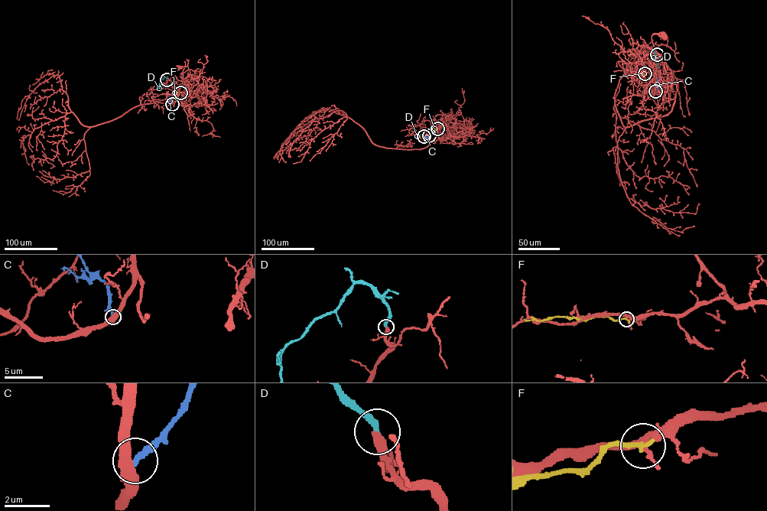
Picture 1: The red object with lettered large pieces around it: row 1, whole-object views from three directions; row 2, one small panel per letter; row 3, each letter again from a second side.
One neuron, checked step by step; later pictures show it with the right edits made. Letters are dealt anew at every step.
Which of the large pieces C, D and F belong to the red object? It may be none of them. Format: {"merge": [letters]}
{"merge": ["D"]}

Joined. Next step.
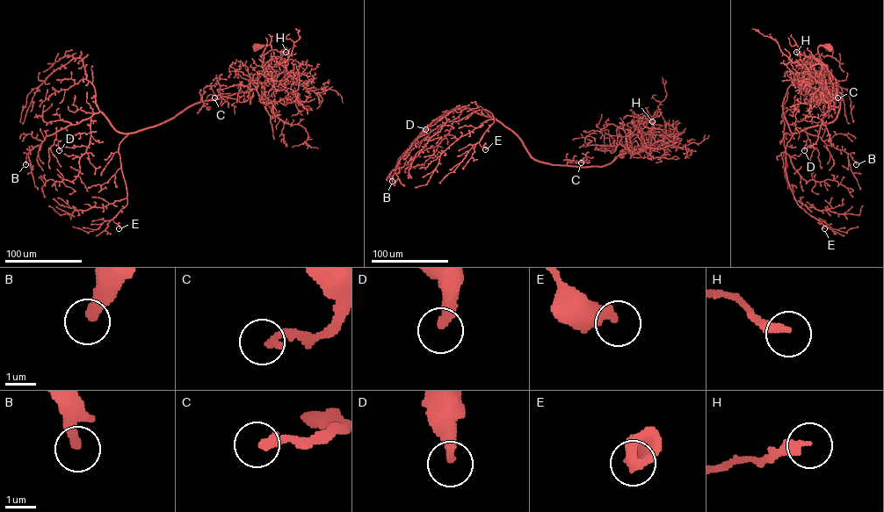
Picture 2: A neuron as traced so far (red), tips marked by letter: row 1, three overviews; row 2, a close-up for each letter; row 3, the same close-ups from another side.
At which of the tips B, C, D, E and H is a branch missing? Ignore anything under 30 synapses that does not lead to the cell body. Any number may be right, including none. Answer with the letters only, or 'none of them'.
none of them

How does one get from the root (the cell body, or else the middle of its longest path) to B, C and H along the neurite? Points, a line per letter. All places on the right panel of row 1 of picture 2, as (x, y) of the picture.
B: (827, 46), (817, 50), (841, 94), (836, 117), (793, 133), (782, 116), (849, 154), (856, 164)
C: (827, 46), (819, 46), (817, 51), (829, 82), (841, 94), (841, 100), (836, 99), (837, 85), (837, 97)
H: (827, 46), (821, 45), (817, 50), (828, 69), (800, 49), (796, 52)

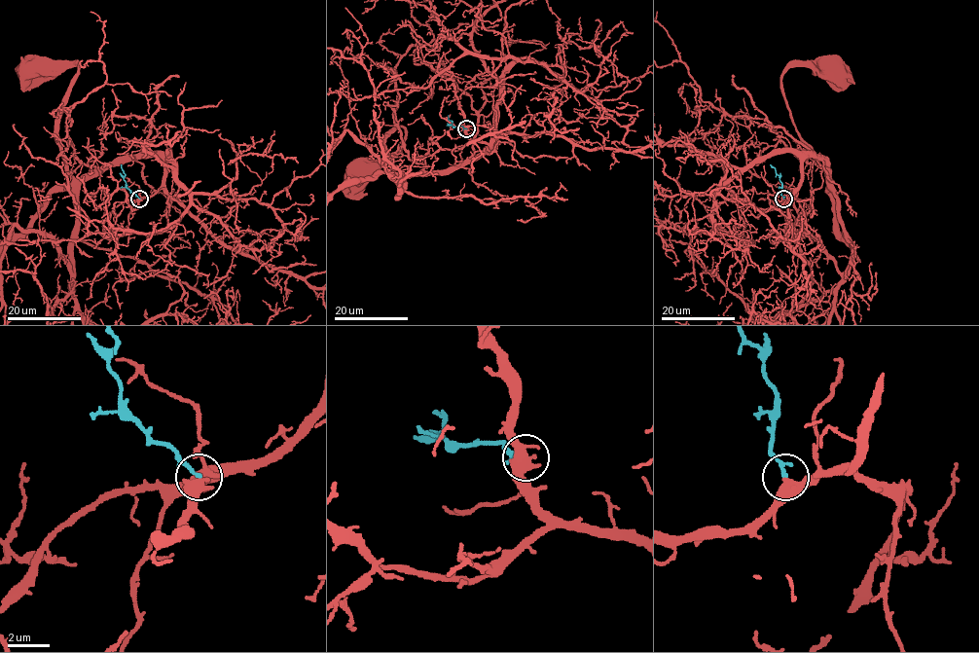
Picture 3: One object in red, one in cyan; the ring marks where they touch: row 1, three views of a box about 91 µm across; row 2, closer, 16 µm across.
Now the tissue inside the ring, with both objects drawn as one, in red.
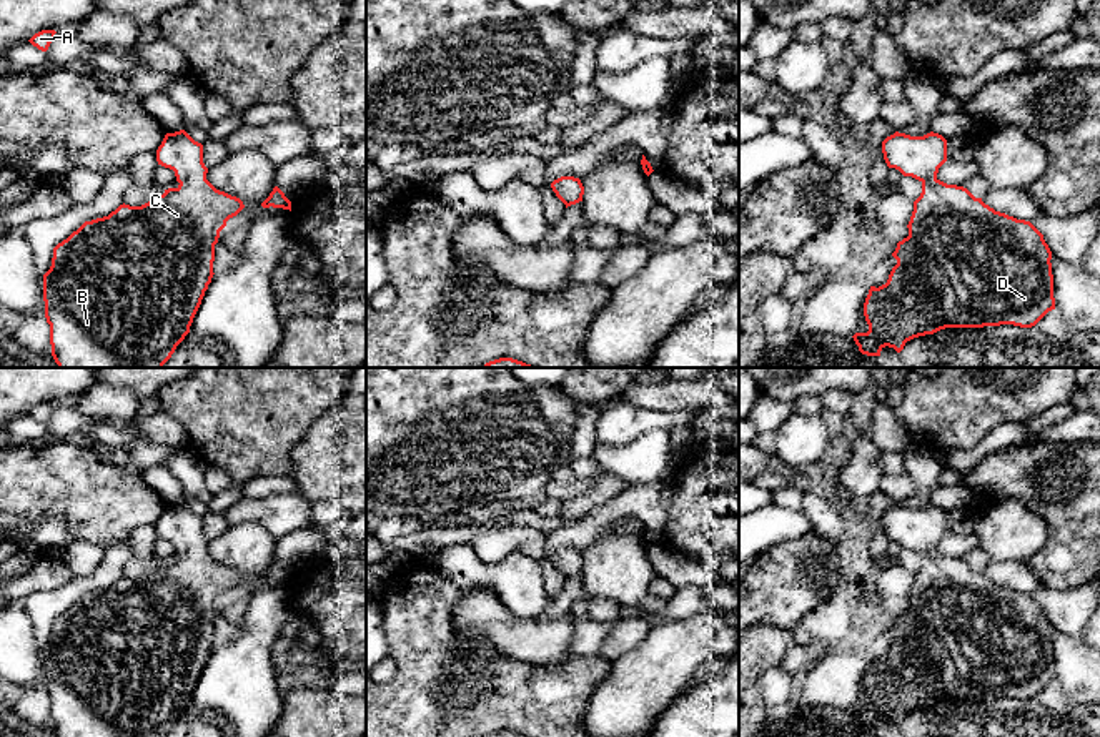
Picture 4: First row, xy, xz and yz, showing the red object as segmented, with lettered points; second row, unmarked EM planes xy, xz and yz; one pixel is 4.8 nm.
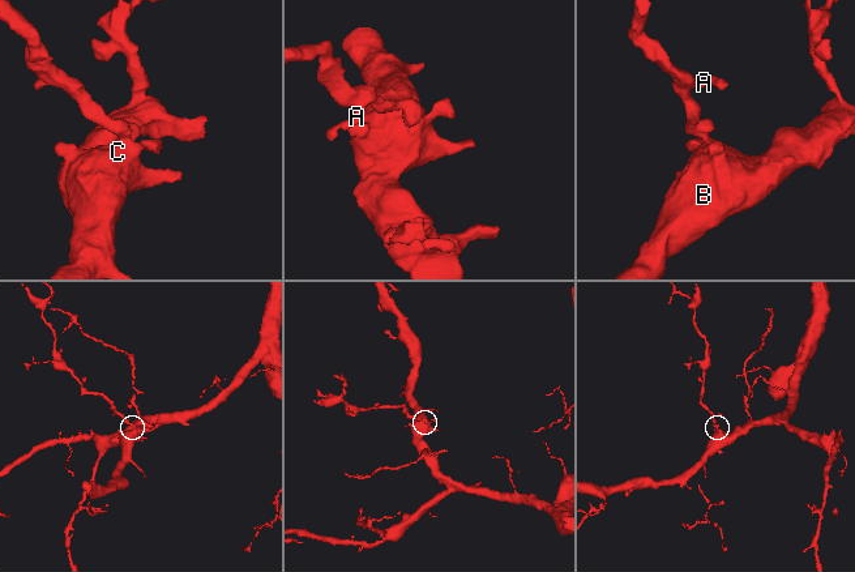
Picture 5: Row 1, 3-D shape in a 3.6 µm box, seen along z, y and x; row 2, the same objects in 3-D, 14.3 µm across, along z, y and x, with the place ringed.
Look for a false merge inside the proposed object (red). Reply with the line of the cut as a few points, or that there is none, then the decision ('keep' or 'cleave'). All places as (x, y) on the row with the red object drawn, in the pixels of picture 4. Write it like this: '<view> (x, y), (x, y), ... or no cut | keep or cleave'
no cut | keep

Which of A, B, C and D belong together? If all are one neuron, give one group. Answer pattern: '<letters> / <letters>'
A B C D

